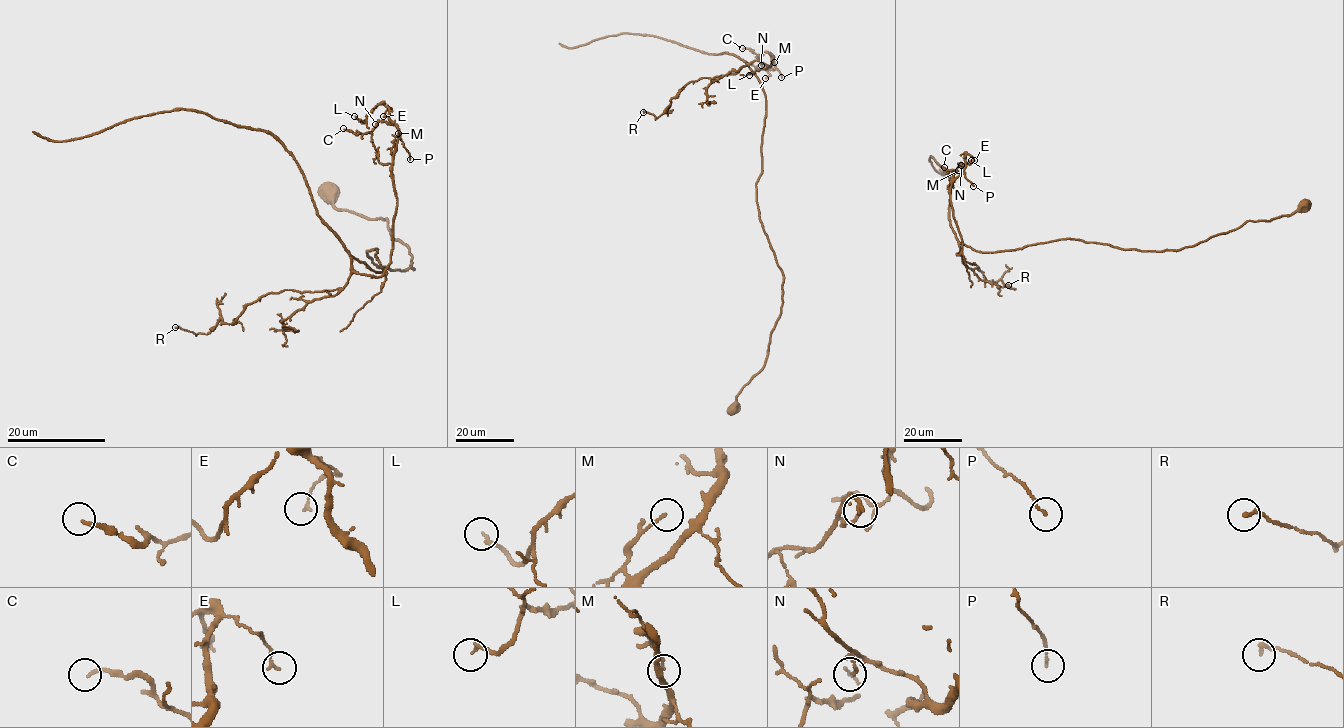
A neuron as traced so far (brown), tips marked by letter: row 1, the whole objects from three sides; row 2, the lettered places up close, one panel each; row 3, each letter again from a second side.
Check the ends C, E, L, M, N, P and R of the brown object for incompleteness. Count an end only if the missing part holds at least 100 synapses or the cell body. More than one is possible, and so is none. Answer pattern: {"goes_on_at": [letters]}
{"goes_on_at": []}

